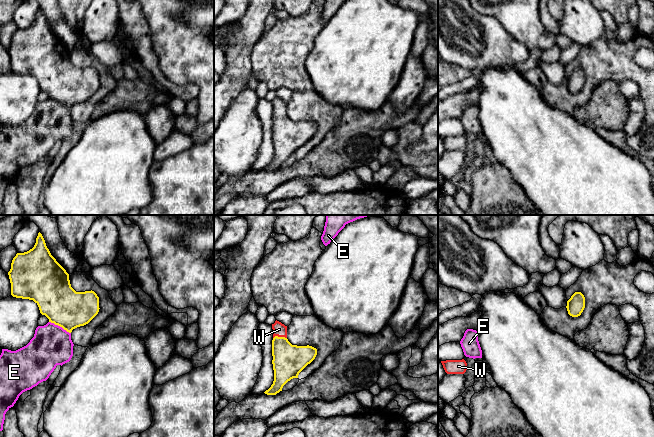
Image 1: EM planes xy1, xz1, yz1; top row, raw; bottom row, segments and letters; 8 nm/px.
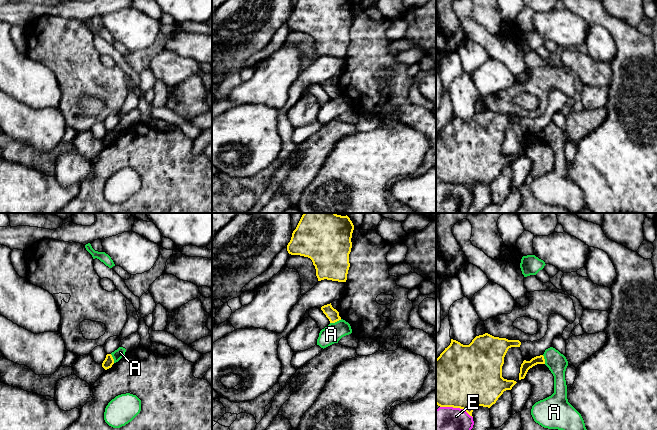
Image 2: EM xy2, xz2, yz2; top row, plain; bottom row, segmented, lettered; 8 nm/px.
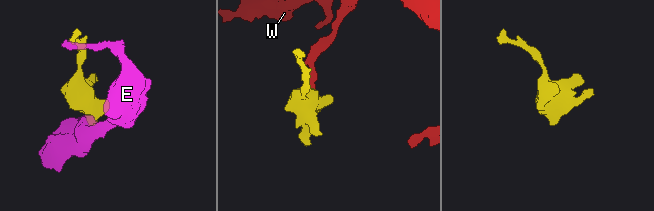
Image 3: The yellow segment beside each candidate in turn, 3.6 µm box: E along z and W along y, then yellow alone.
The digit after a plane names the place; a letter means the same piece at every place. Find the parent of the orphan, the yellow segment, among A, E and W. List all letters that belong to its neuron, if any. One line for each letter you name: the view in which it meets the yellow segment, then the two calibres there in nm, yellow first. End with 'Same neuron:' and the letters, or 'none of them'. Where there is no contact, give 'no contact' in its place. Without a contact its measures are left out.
W: contact in xz1; calibres 260 and 110 nm
Same neuron: W

